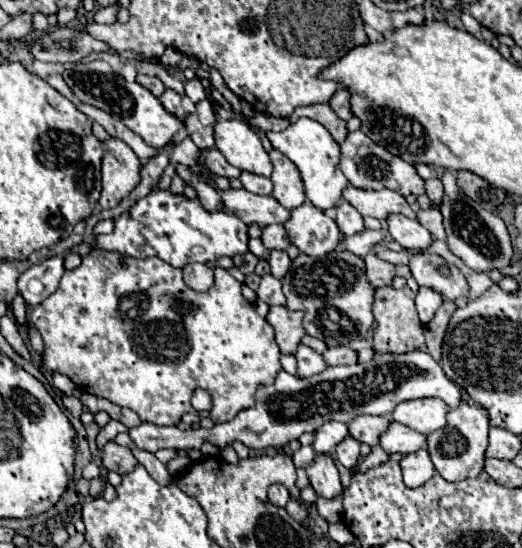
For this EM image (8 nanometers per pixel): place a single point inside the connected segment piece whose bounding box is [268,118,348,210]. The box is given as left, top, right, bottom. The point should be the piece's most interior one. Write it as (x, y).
(308, 144)

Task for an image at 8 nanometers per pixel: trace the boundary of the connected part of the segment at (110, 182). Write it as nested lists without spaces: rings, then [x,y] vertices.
[[[110,138],[104,142],[106,152],[102,158],[102,208],[116,208],[122,198],[126,198],[140,182],[142,162],[134,150],[122,142]]]

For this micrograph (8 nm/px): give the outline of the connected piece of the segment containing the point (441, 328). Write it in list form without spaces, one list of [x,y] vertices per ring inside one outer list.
[[[444,300],[442,306],[438,308],[436,316],[432,318],[432,322],[424,328],[424,334],[426,334],[426,346],[428,346],[428,352],[440,360],[440,348],[442,348],[442,338],[444,338],[444,332],[446,332],[446,326],[452,318],[456,310],[456,304],[454,302],[448,302]]]

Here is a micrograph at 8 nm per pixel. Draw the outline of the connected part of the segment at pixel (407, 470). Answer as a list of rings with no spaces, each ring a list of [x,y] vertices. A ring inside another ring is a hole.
[[[422,448],[414,454],[408,454],[400,462],[400,466],[402,466],[402,474],[404,474],[404,484],[408,488],[416,488],[434,476],[434,464],[432,464],[430,452],[426,452],[426,448]]]

